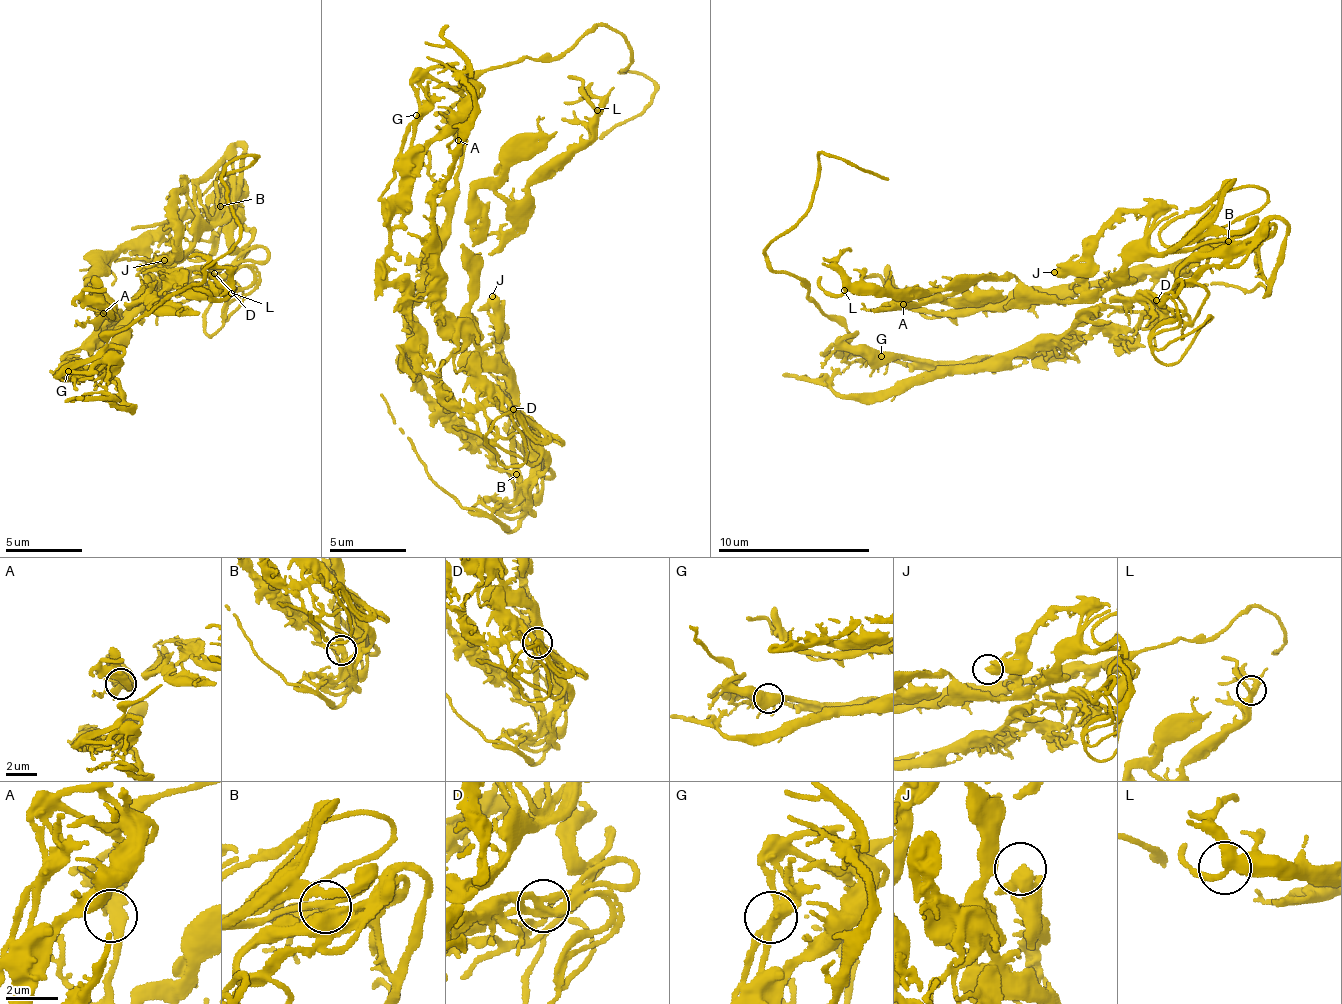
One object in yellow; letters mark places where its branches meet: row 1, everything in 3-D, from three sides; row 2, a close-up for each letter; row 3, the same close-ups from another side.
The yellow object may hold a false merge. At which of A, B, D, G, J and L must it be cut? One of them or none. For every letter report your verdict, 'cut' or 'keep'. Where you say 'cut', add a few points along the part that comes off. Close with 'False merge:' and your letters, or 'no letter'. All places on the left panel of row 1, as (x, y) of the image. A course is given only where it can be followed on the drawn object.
A: keep
B: keep
D: keep
G: keep
J: keep
L: keep
False merge: no letter

